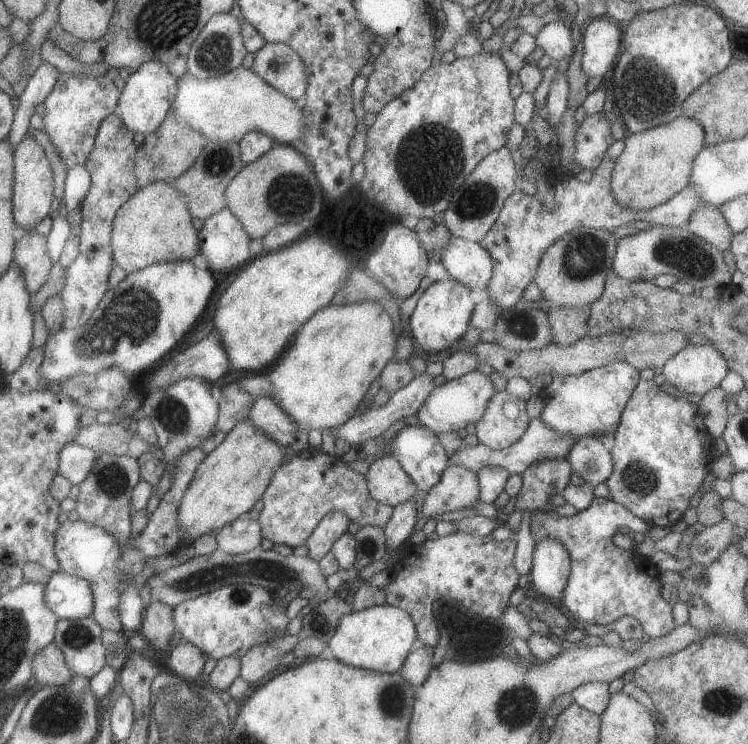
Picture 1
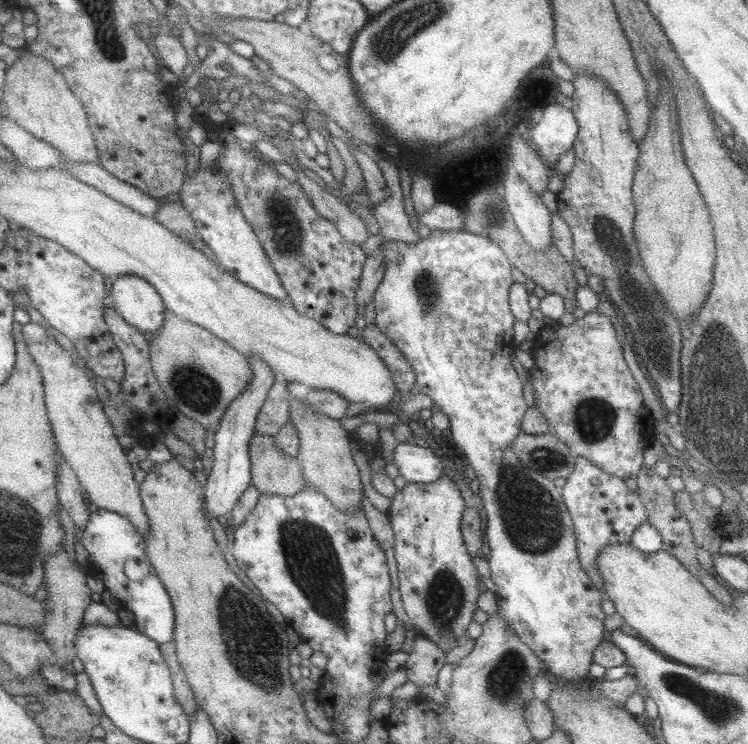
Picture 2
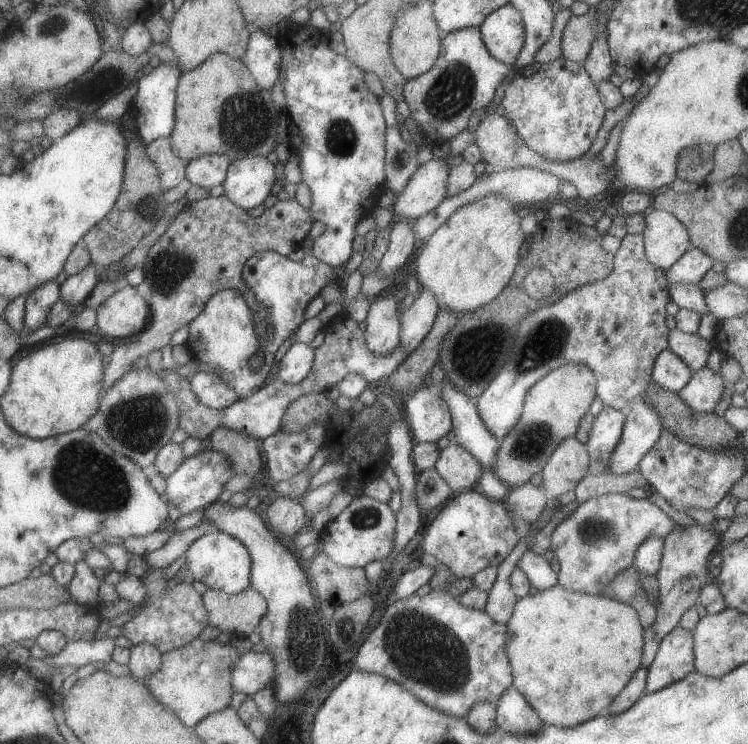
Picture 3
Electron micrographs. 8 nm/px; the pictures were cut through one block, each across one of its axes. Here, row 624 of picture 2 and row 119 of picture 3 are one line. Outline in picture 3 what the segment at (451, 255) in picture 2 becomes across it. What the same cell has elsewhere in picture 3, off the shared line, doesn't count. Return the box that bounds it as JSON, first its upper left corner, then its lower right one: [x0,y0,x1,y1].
[500,56,606,161]

